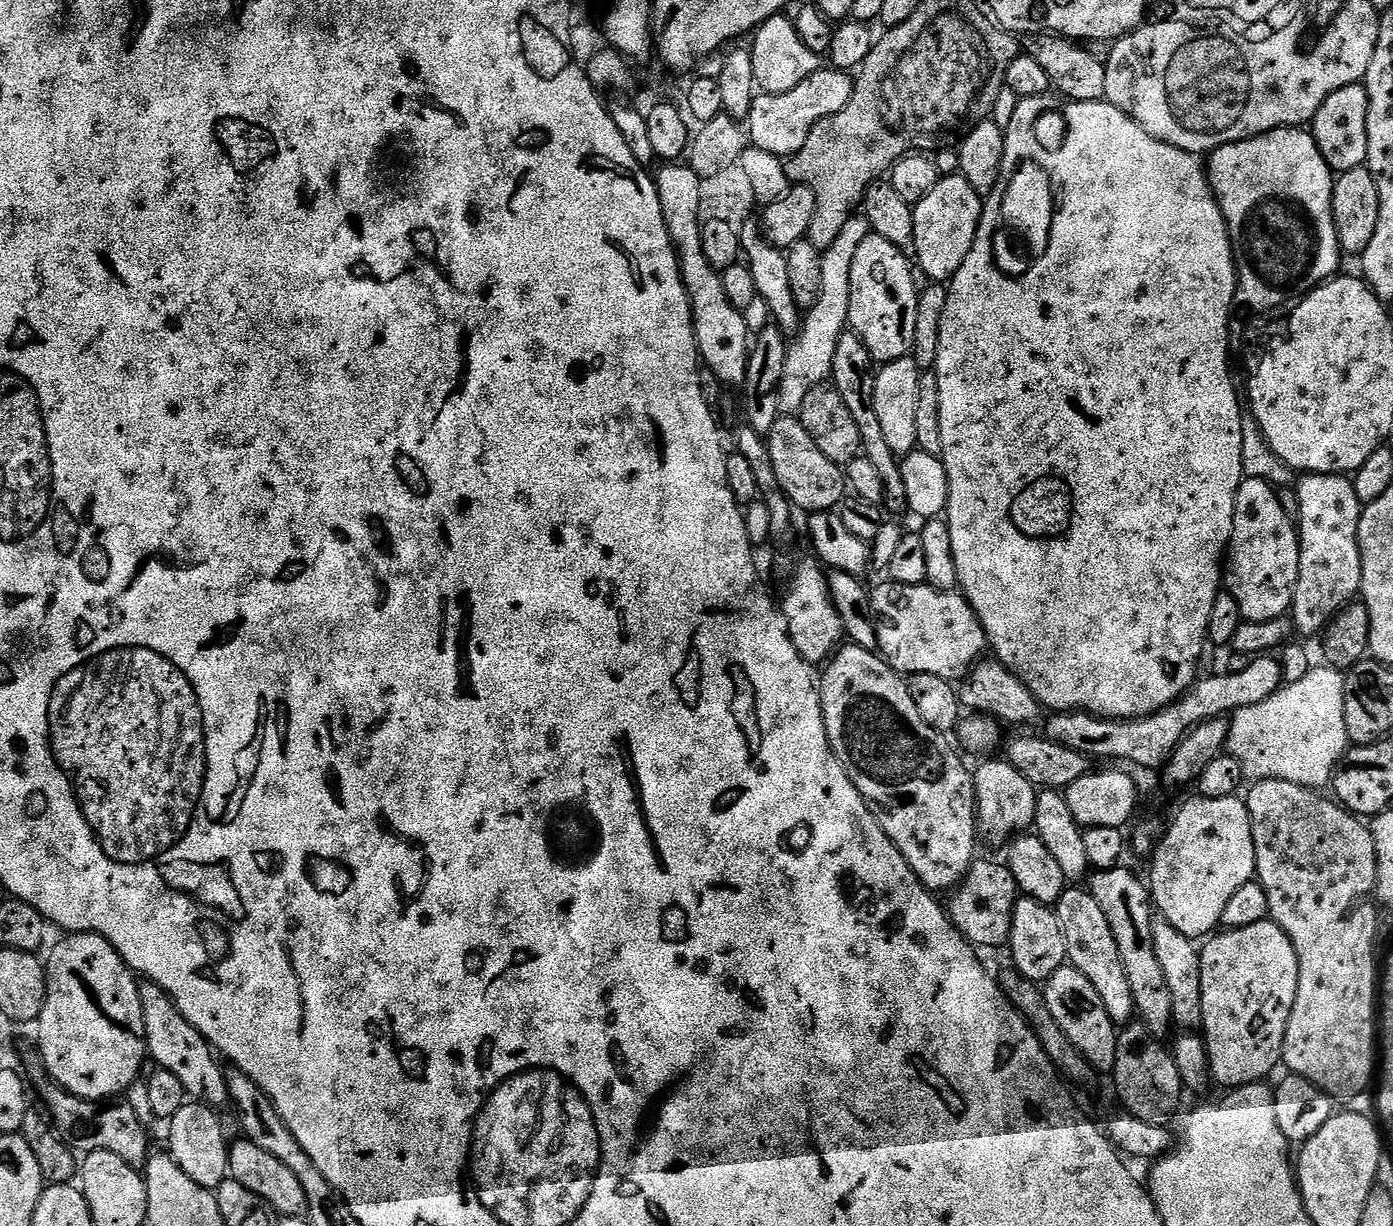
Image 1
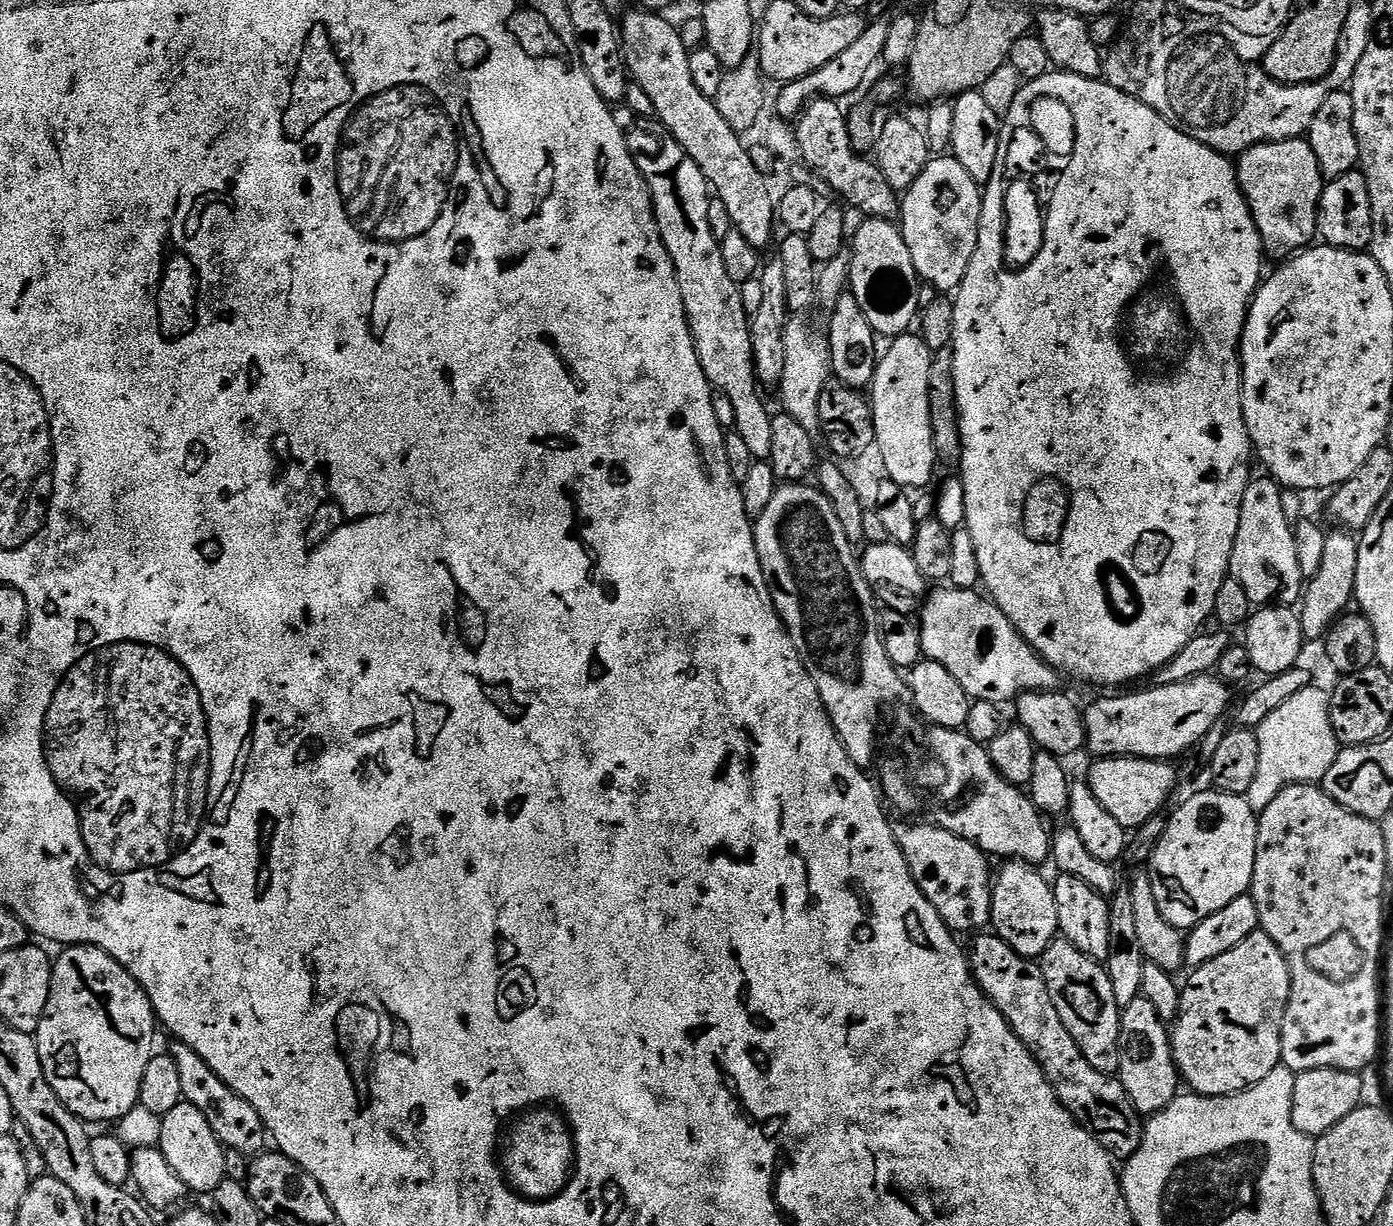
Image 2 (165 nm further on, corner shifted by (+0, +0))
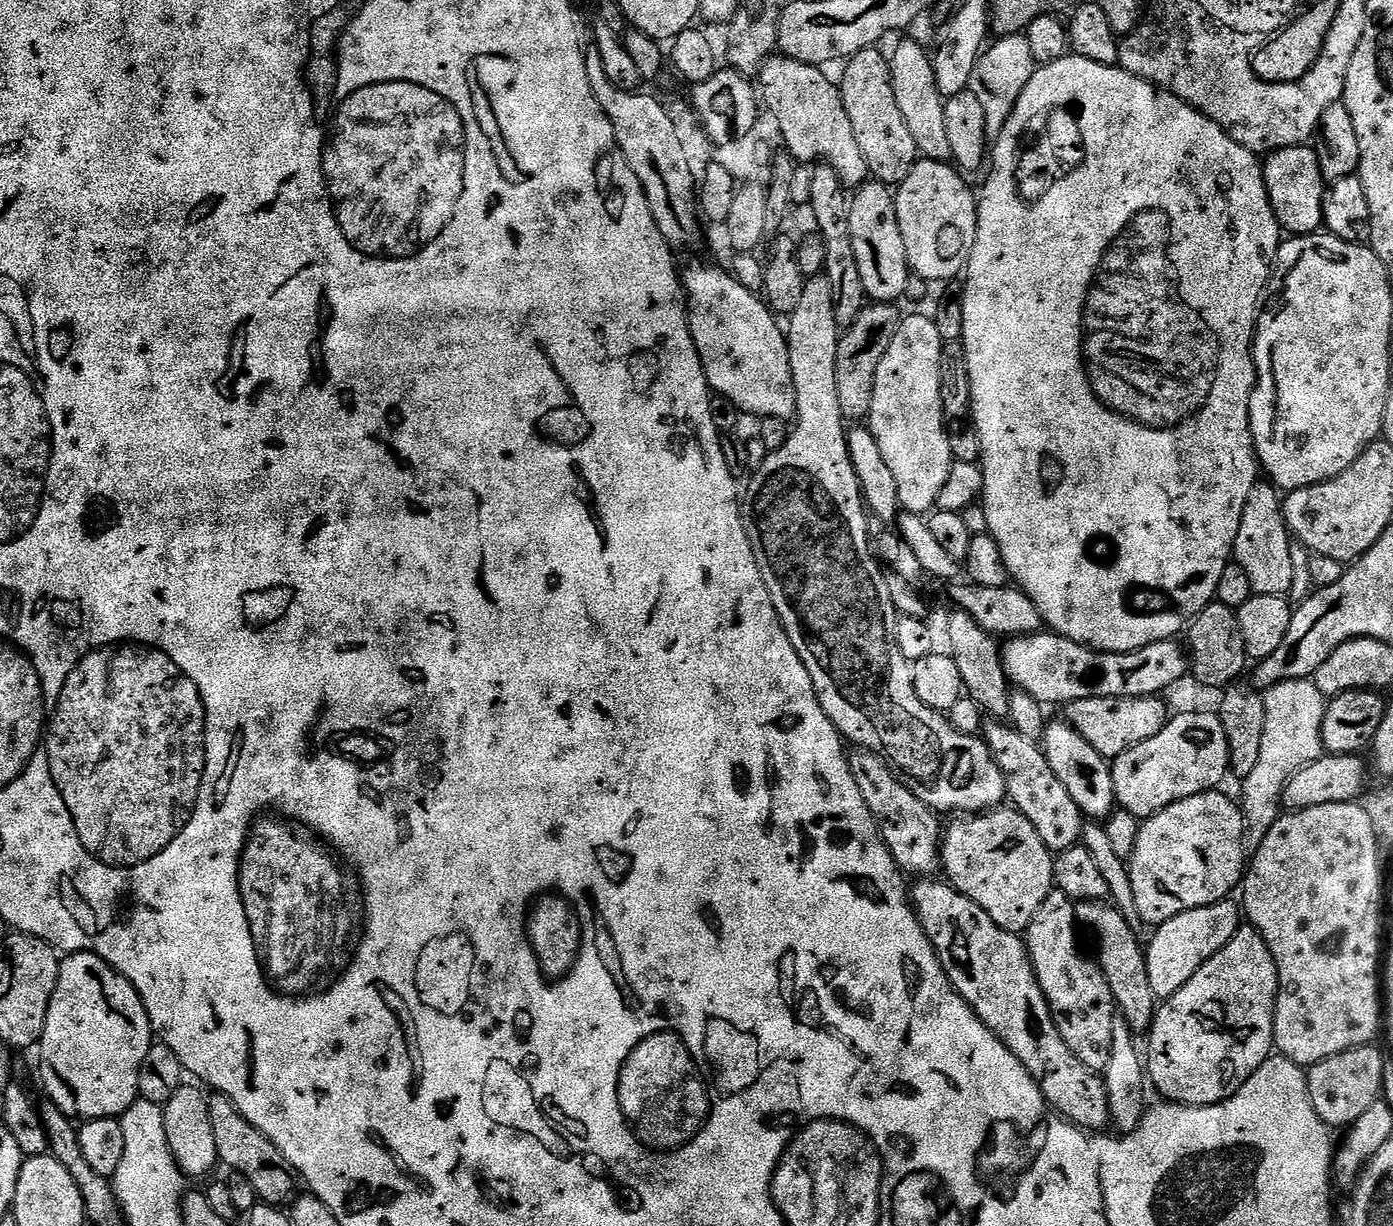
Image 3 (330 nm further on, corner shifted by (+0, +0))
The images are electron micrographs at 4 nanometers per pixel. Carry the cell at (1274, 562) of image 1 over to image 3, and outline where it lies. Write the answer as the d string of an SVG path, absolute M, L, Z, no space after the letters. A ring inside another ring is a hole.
M1258 482L1246 498L1246 510L1242 510L1242 522L1238 526L1238 538L1234 560L1246 570L1253 593L1287 597L1294 582L1294 567L1290 562L1290 542L1293 537L1284 520L1282 496L1271 483Z

